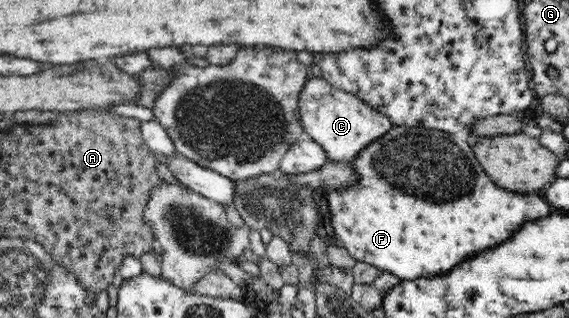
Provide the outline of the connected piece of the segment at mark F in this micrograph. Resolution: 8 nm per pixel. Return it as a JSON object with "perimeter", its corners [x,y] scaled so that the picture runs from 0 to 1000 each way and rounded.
{"perimeter":[[[691,393],[685,412],[659,437],[654,450],[643,453],[615,509],[617,531],[624,538],[627,572],[613,591],[582,594],[573,601],[573,626],[580,660],[580,701],[587,720],[596,770],[606,780],[626,824],[636,821],[661,840],[670,855],[682,855],[696,865],[707,884],[728,884],[728,877],[742,877],[742,871],[763,871],[763,865],[787,865],[798,840],[805,840],[808,821],[815,821],[819,808],[833,808],[840,799],[837,789],[858,783],[875,770],[879,758],[893,752],[917,701],[931,695],[931,689],[949,689],[967,676],[967,642],[958,629],[951,607],[917,610],[903,601],[893,601],[875,588],[851,538],[844,509],[838,503],[831,462],[828,462],[812,431],[798,431],[793,418],[779,415],[764,406],[745,406],[740,399],[717,399]]]}

